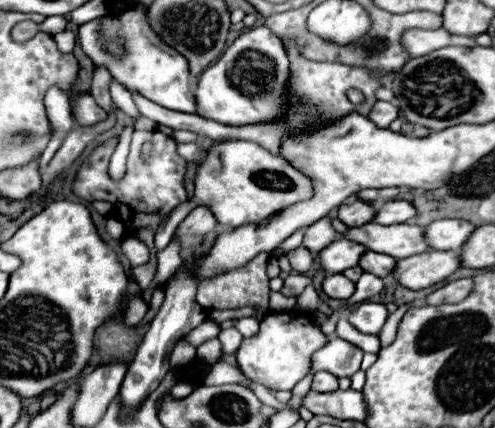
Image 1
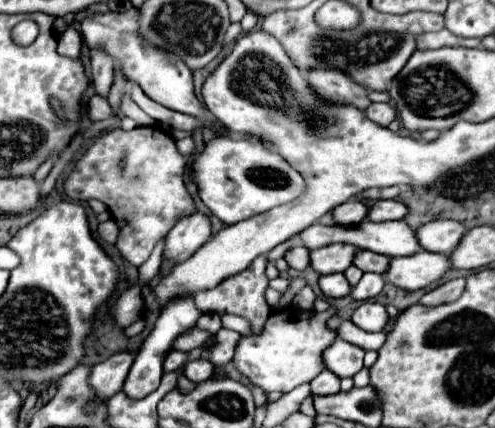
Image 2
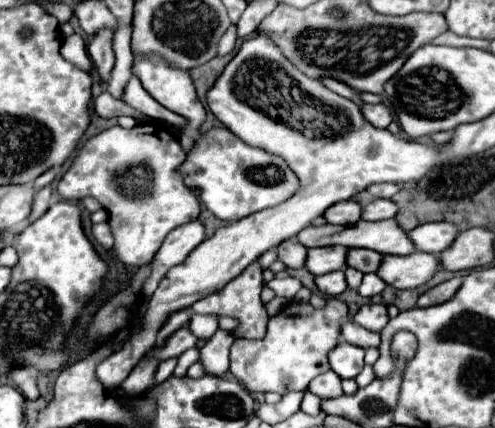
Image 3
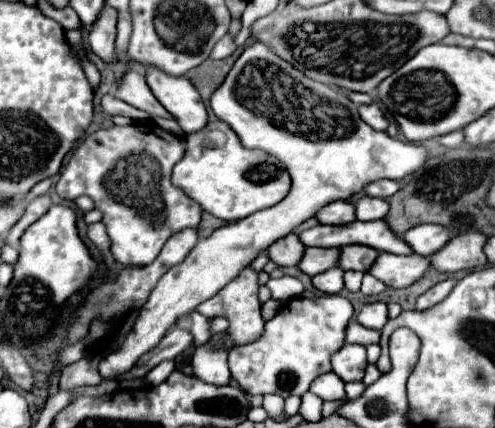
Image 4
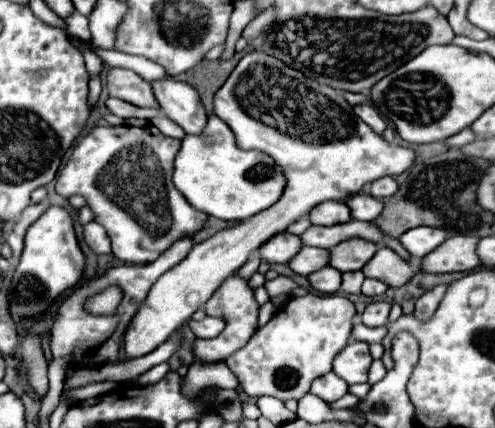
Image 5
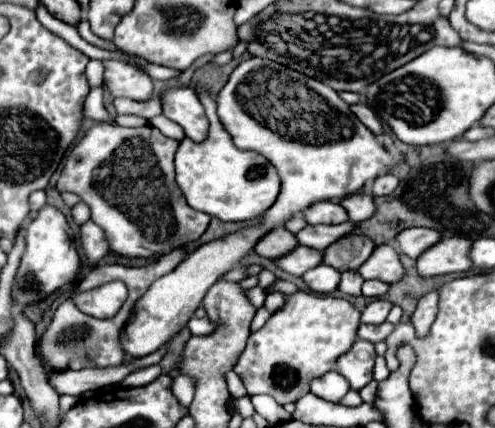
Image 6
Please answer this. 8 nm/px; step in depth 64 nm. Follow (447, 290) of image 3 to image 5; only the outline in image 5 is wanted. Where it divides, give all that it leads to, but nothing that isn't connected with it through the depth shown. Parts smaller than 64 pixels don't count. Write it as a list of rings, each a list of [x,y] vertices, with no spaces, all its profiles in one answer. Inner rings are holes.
[[[440,284],[440,286],[434,286],[432,290],[428,290],[426,294],[422,294],[422,296],[416,300],[416,308],[414,308],[416,318],[426,320],[426,316],[430,316],[430,314],[432,314],[432,310],[436,310],[436,308],[438,308],[440,300],[444,298],[446,288],[448,288],[448,284]]]

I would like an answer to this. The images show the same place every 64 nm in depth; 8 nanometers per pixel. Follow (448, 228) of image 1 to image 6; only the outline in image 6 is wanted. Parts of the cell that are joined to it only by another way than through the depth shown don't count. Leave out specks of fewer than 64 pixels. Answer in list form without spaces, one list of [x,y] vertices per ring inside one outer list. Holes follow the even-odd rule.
[[[410,228],[400,232],[400,236],[396,236],[396,242],[402,254],[416,260],[422,252],[426,252],[430,246],[440,242],[440,238],[442,234],[436,232],[434,228]]]

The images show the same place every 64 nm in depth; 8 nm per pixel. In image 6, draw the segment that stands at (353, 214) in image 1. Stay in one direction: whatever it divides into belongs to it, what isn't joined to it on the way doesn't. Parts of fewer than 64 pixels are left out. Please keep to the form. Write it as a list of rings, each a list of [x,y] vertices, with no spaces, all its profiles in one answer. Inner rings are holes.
[[[332,200],[312,204],[312,208],[304,212],[304,216],[308,224],[342,224],[348,220],[346,210],[338,202],[332,202]]]

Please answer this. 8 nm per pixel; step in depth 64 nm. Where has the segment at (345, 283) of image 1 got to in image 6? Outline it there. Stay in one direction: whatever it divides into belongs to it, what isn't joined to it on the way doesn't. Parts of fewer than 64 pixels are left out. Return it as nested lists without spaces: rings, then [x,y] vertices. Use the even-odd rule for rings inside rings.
[[[320,264],[312,270],[308,270],[302,278],[310,286],[310,290],[318,292],[318,294],[330,294],[340,284],[340,272],[336,272],[336,268],[326,266],[326,264]]]

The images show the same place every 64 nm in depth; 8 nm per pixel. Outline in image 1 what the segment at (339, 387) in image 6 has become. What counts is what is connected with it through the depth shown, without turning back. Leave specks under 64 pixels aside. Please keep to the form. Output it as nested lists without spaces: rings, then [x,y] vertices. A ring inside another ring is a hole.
[[[316,372],[312,380],[312,390],[316,392],[334,392],[338,388],[338,378],[330,372]]]

